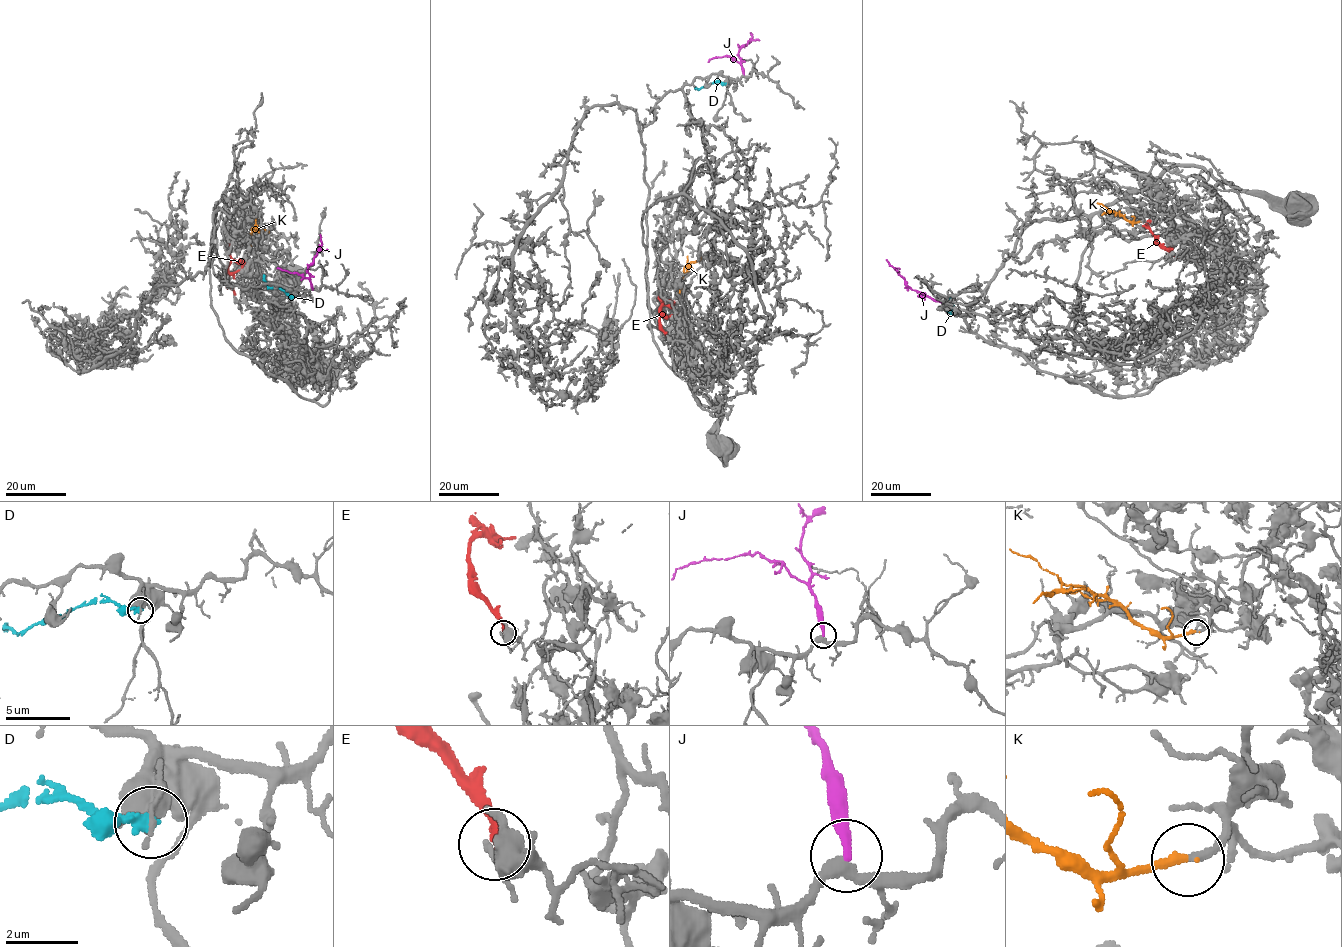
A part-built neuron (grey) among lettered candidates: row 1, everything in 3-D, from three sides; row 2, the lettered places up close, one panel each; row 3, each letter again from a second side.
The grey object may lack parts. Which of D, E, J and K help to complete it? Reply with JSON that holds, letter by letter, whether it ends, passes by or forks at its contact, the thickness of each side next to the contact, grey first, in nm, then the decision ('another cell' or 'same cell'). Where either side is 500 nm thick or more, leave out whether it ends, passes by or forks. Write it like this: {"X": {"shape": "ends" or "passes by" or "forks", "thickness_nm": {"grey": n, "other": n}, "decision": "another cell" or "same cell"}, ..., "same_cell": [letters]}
{"D": {"shape": "ends", "thickness_nm": {"grey": 140, "other": 320}, "decision": "another cell"}, "E": {"shape": "ends", "thickness_nm": {"grey": 140, "other": 400}, "decision": "another cell"}, "J": {"shape": "ends", "thickness_nm": {"grey": 240, "other": 220}, "decision": "another cell"}, "K": {"shape": "ends", "thickness_nm": {"grey": 200, "other": 240}, "decision": "same cell"}, "same_cell": ["K"]}

